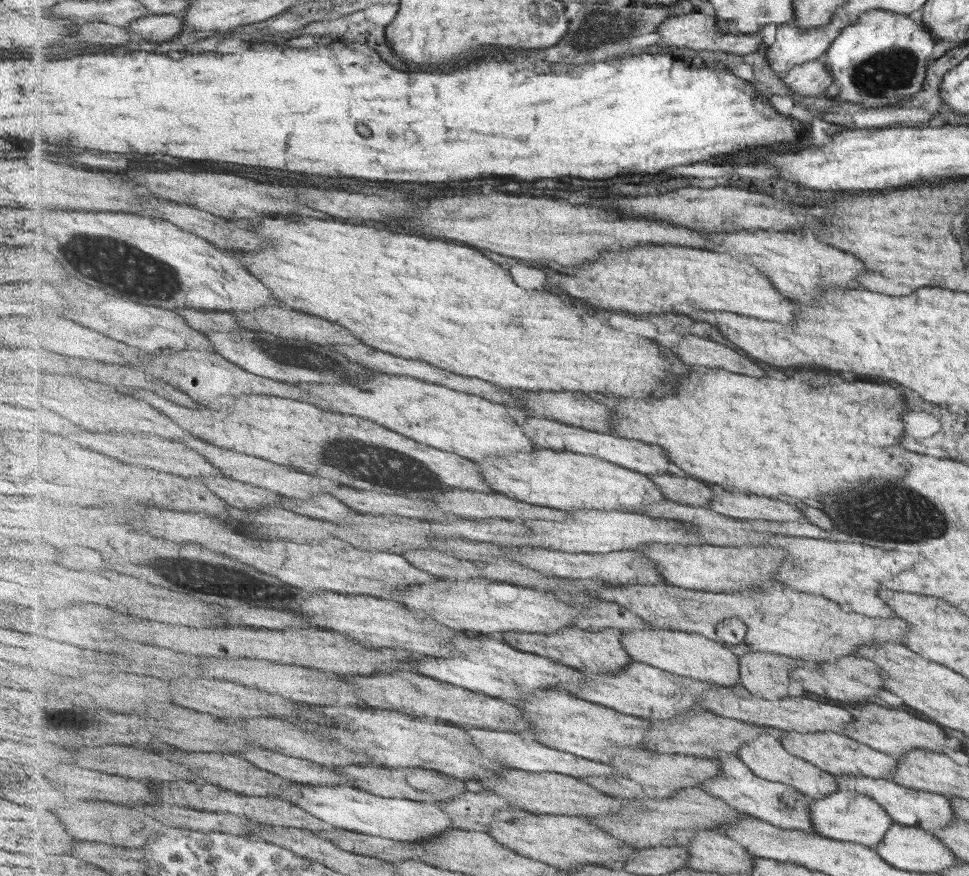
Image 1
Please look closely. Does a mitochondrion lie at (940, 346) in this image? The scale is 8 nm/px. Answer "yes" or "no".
no

